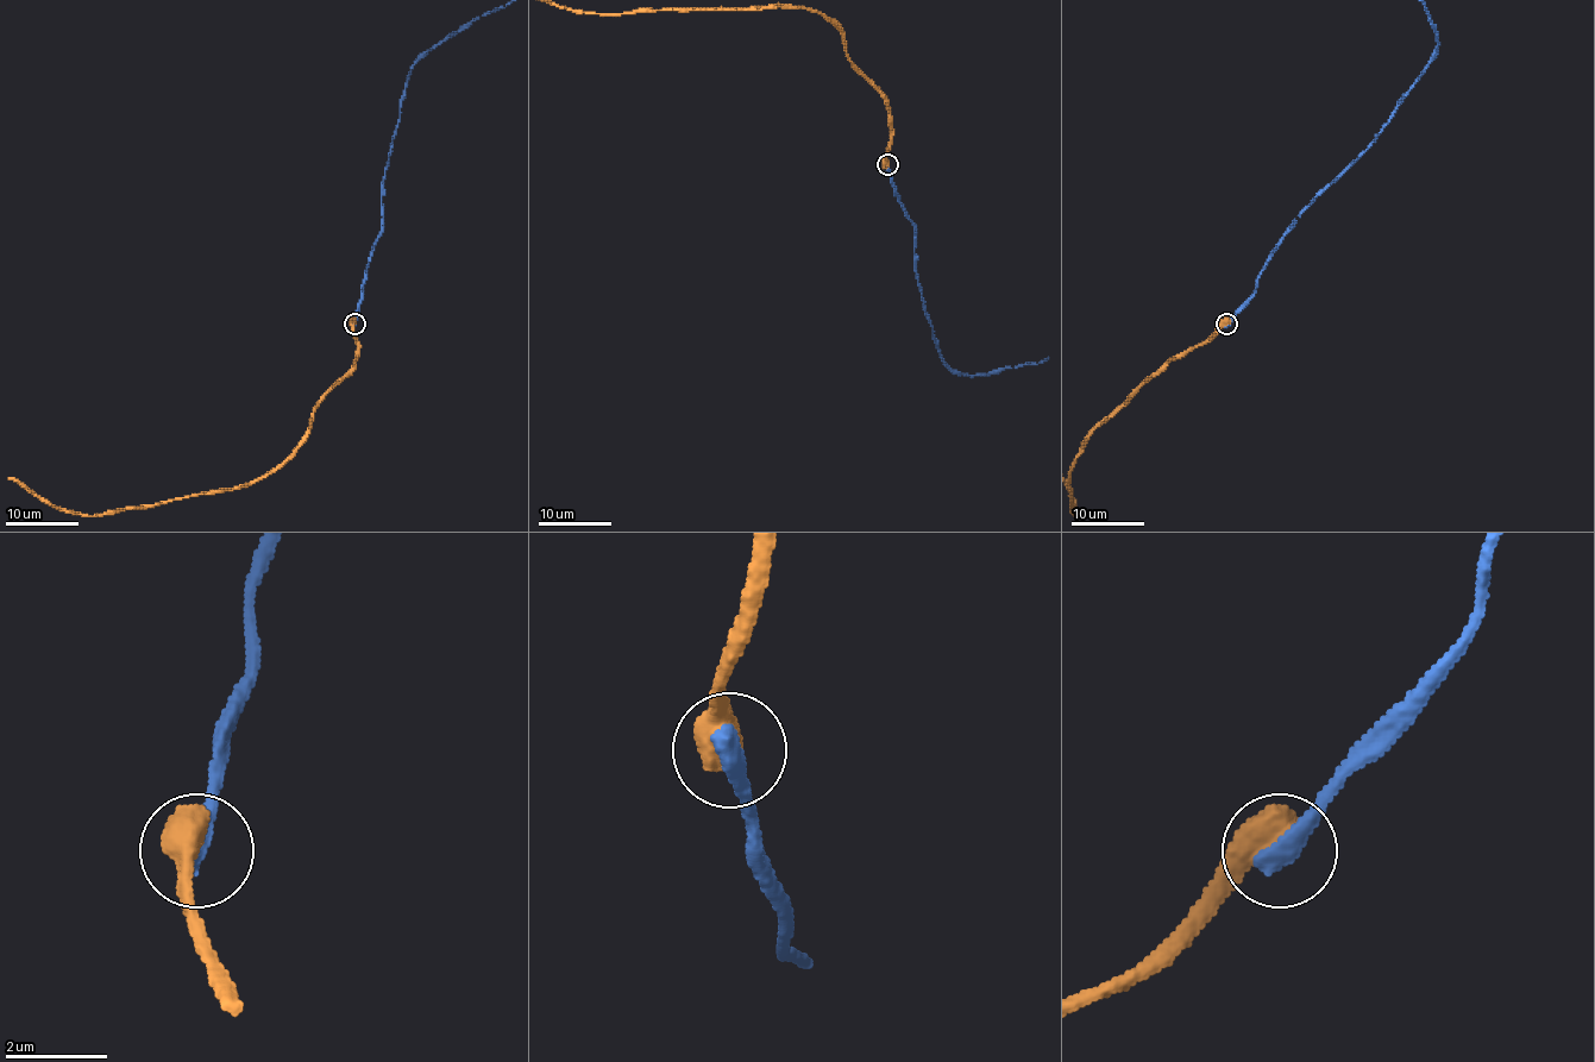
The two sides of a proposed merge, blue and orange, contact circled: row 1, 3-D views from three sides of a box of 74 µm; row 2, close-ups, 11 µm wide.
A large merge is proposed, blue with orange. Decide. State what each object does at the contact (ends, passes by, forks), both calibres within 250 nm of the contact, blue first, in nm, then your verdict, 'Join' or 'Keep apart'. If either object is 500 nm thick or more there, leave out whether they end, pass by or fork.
Thickness 420 nm (blue) against 700 nm. Keep apart

